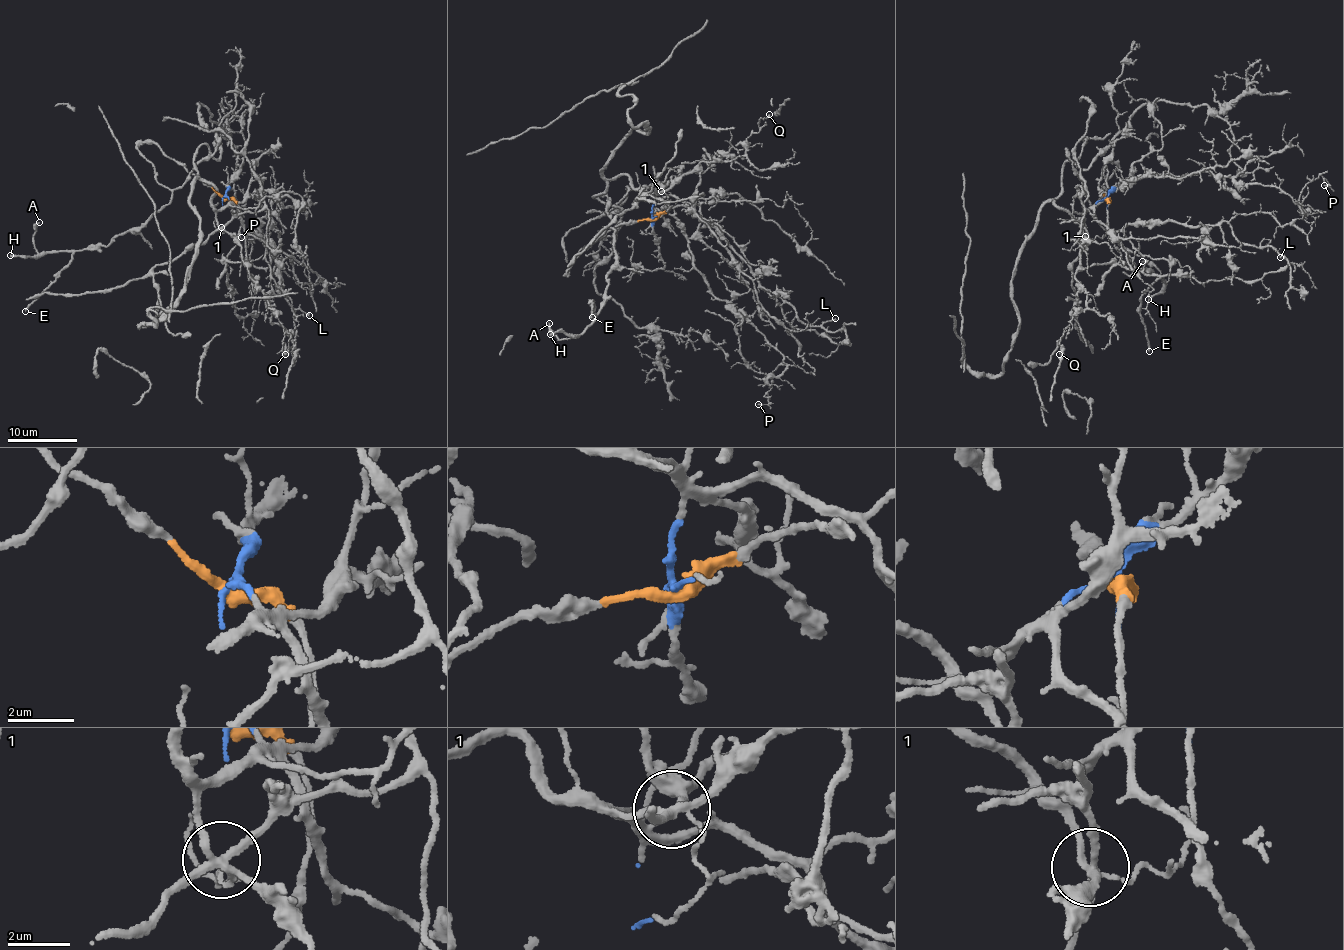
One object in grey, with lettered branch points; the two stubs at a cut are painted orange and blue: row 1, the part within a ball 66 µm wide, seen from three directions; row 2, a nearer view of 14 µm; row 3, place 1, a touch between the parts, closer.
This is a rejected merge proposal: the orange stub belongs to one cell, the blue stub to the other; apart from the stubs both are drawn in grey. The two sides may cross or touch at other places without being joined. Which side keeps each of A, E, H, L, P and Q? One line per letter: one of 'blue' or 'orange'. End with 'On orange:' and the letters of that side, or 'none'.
A: orange
E: orange
H: orange
L: blue
P: blue
Q: blue
On orange: A, E, H

